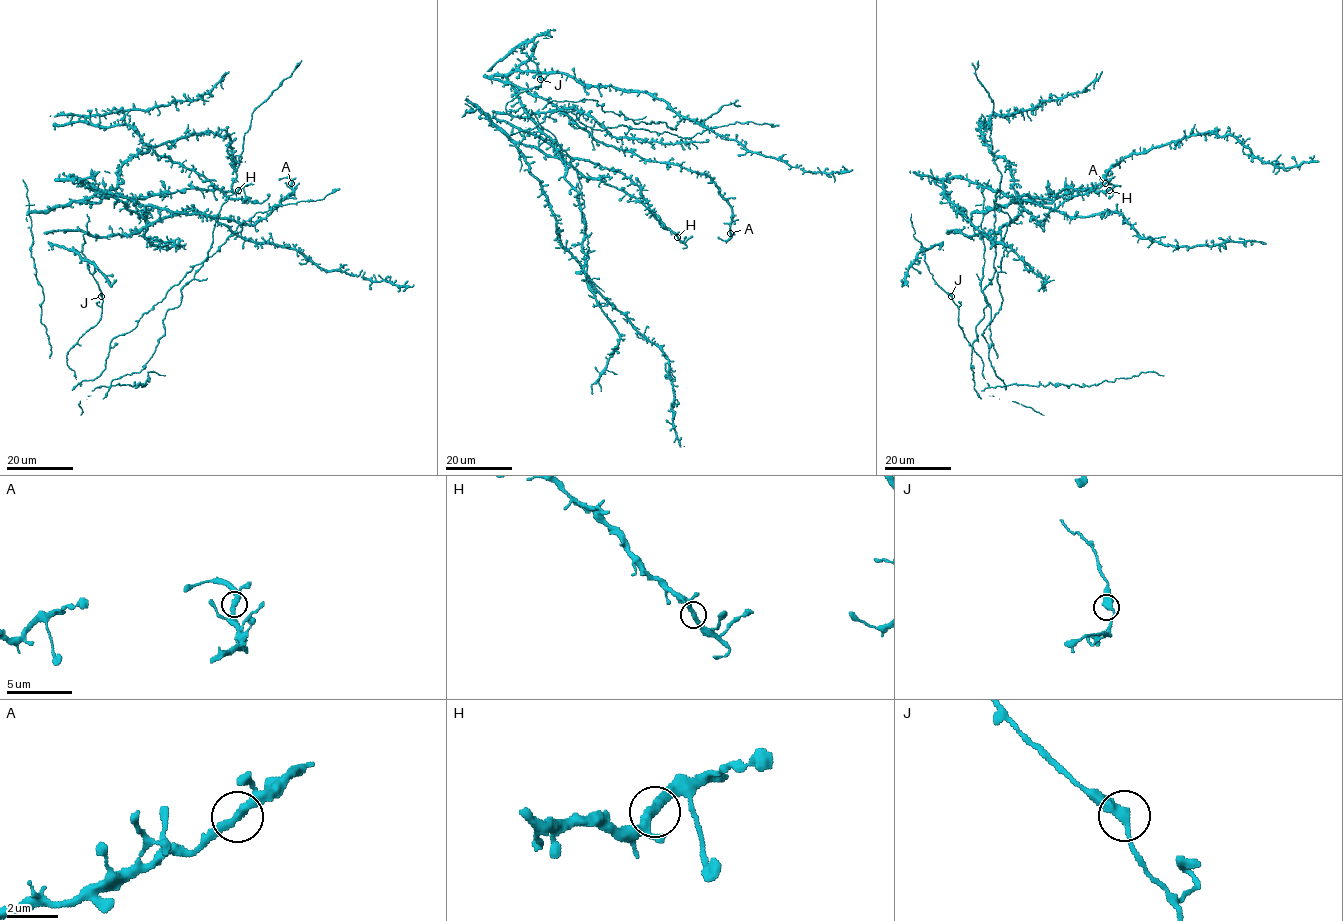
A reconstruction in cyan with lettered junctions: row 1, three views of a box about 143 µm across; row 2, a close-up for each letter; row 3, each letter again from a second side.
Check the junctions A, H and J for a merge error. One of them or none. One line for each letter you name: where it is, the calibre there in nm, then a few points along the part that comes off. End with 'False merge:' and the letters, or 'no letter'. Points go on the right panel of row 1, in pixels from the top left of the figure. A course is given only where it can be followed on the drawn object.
False merge: no letter

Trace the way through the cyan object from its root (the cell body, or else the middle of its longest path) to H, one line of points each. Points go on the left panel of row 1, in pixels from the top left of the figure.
H: (126, 198), (165, 196), (188, 188), (238, 190)

